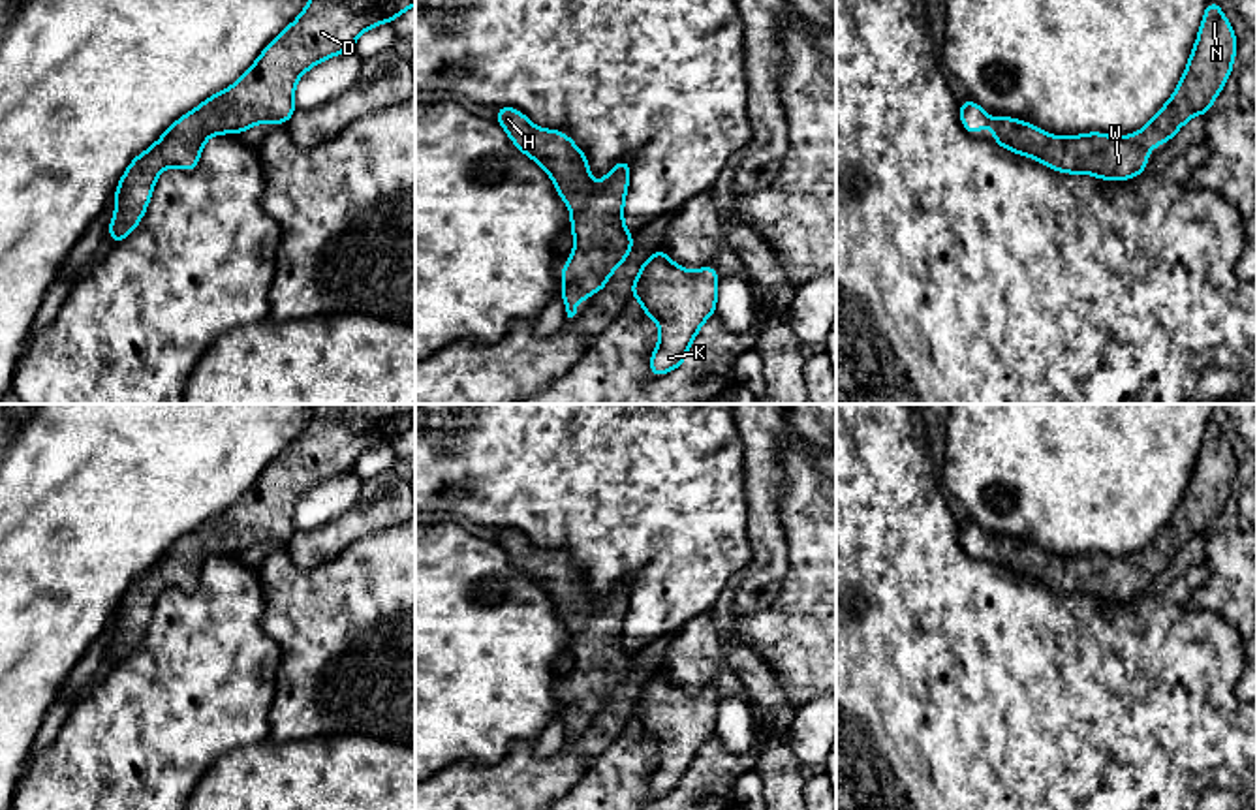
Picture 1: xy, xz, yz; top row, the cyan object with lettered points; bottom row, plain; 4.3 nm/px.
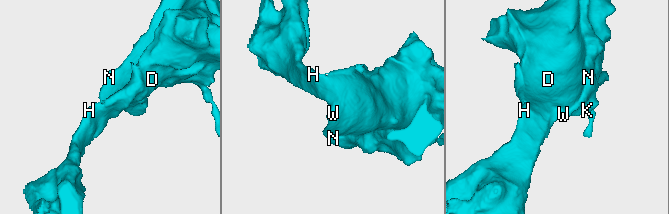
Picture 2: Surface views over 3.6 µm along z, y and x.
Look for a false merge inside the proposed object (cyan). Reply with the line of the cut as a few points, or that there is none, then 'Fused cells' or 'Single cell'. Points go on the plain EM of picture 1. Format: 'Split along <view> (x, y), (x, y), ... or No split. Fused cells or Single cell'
No split. Single cell

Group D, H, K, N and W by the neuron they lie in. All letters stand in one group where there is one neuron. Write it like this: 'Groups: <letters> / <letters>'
Groups: D H K N W

